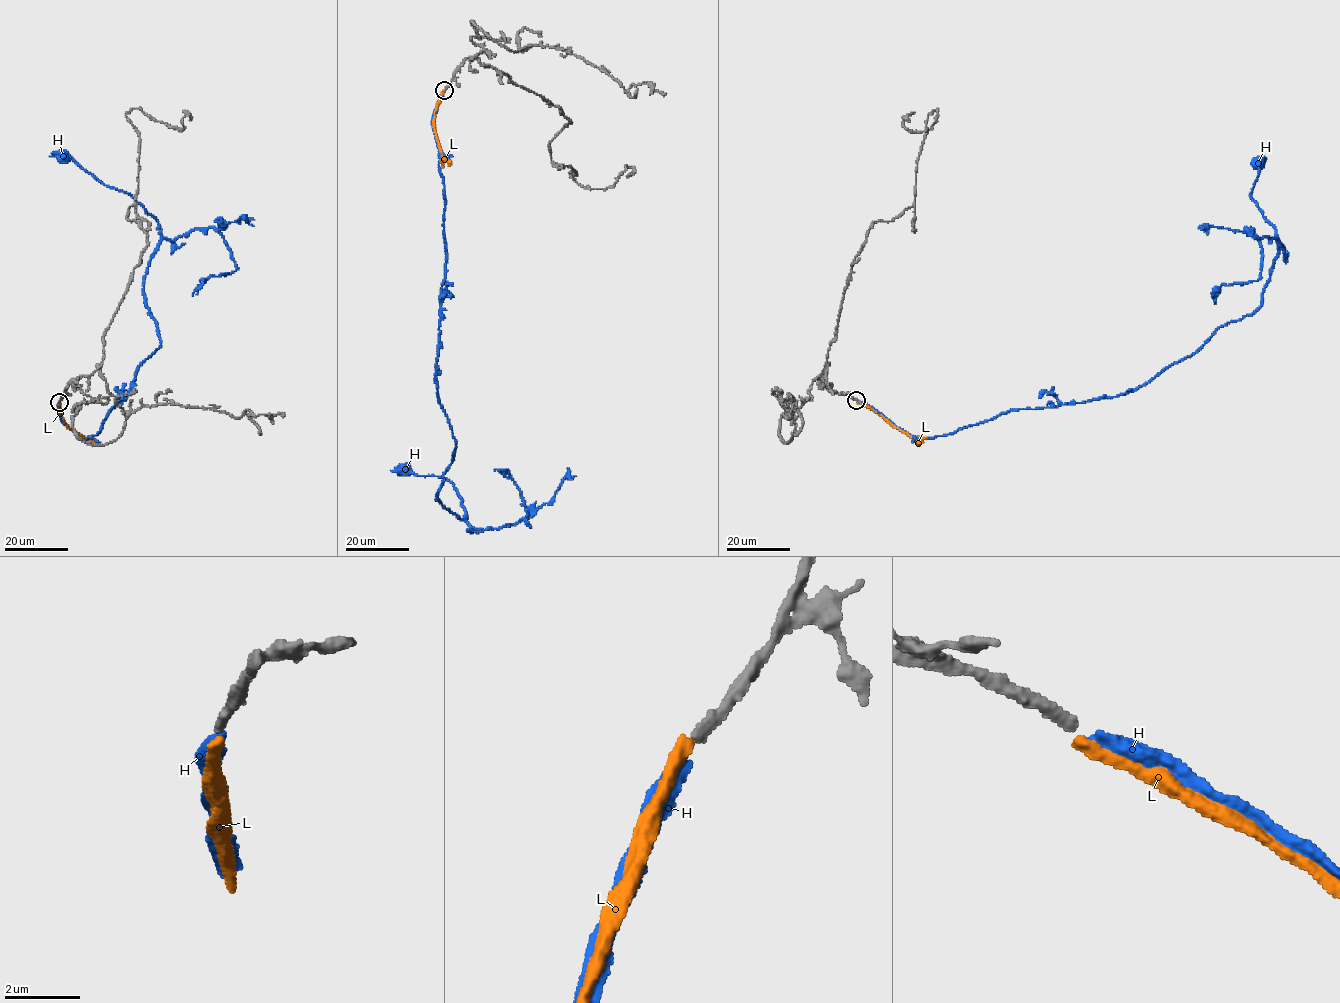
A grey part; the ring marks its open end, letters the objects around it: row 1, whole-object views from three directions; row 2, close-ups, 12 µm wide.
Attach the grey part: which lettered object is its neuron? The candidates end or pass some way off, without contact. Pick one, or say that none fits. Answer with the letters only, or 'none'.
H

